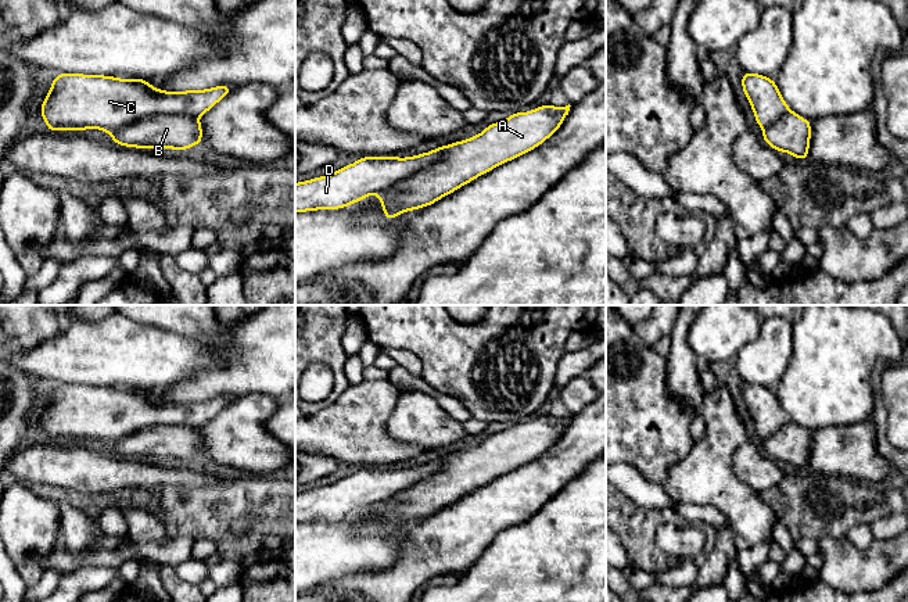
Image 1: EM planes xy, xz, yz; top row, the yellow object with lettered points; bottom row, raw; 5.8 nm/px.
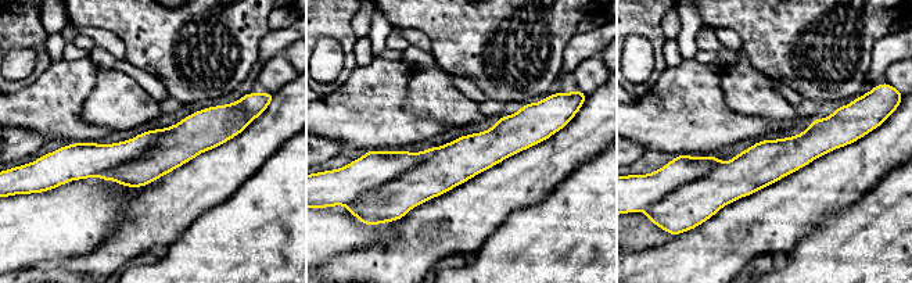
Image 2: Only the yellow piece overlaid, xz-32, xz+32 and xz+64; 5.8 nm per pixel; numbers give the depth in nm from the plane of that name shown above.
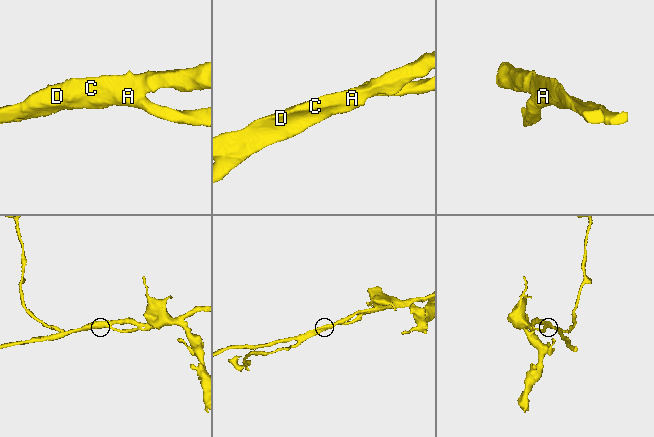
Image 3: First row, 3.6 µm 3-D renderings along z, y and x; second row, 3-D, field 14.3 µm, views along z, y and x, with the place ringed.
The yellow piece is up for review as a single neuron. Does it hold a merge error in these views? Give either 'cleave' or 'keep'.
cleave

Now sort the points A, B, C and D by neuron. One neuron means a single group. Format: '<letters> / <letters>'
A B / C D

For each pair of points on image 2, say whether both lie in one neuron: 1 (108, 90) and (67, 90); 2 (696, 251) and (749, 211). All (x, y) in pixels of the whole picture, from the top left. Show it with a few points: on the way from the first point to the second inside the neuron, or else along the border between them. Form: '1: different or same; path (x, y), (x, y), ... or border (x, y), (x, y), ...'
1: different; border (99, 68), (82, 110), (82, 118), (92, 124)
2: same; path (708, 251), (736, 224)

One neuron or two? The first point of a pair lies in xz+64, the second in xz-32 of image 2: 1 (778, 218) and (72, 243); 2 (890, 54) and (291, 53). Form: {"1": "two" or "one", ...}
{"1": "two", "2": "two"}

